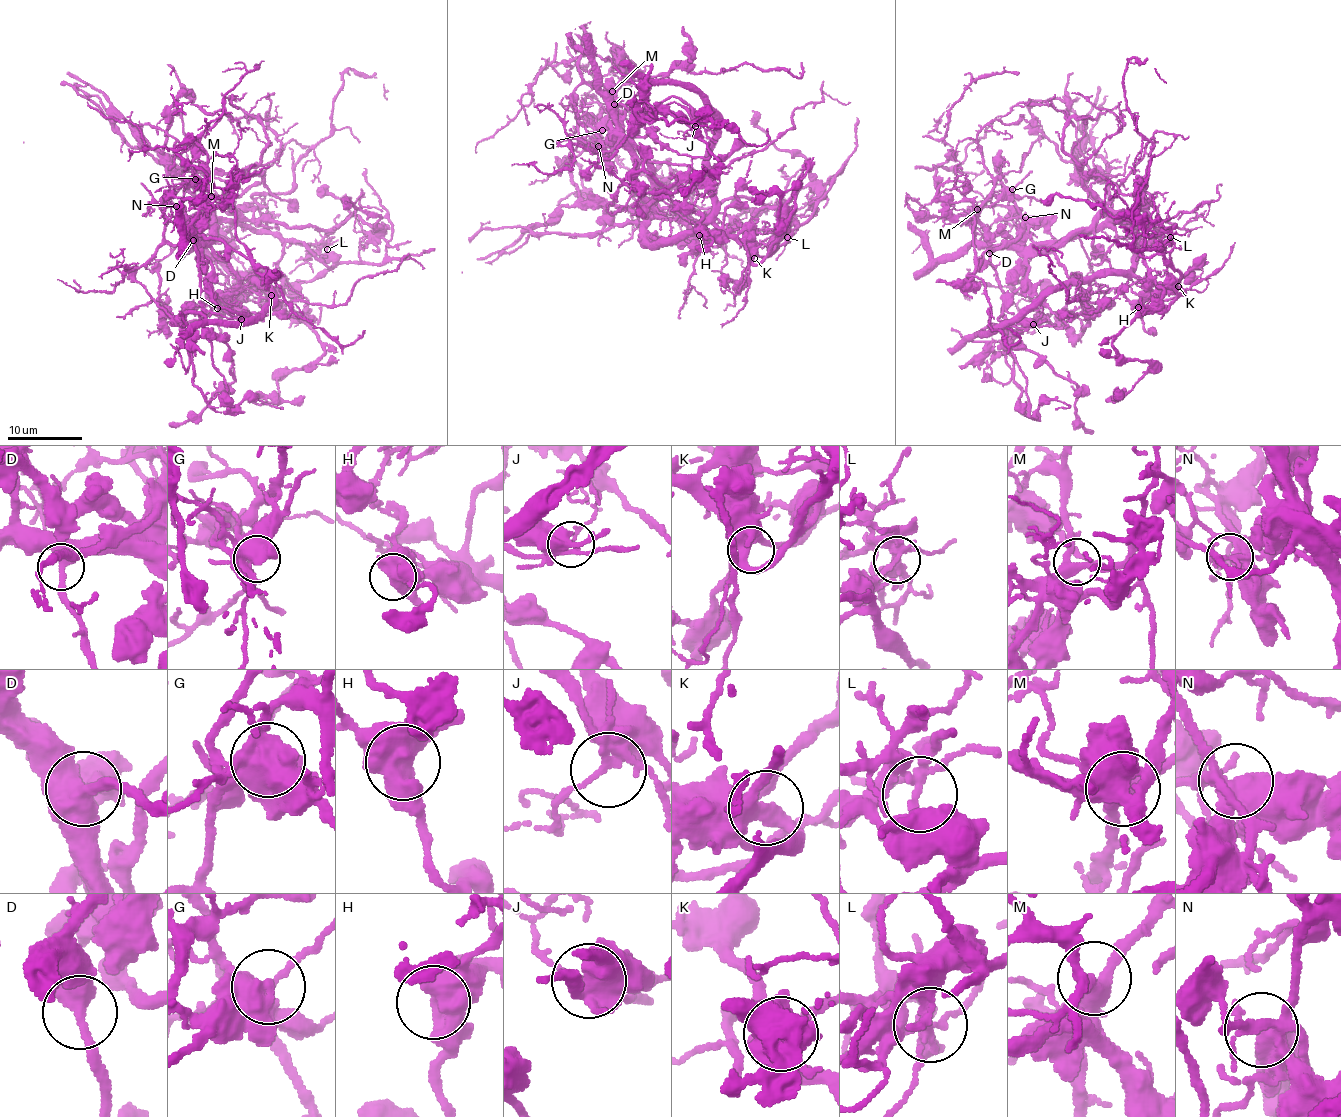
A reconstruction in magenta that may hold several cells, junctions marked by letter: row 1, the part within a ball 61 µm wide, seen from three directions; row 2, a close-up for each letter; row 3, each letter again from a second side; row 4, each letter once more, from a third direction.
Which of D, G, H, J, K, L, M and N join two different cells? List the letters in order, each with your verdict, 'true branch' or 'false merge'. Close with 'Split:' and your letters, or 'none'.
D: true branch
G: true branch
H: true branch
J: true branch
K: true branch
L: true branch
M: true branch
N: true branch
Split: none

